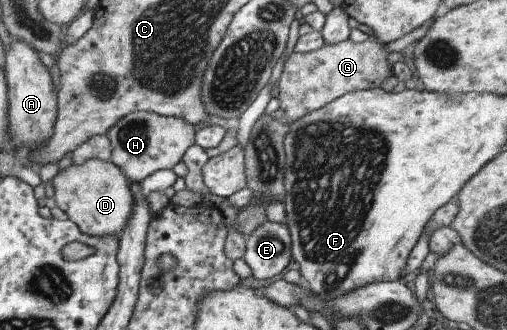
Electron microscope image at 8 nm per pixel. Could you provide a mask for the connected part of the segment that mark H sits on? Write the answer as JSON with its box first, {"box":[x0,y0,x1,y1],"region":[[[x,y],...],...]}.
{"box":[105,112,194,182],"region":[[[129,112],[111,126],[105,136],[110,144],[109,161],[130,182],[142,182],[146,176],[162,169],[172,169],[181,162],[184,151],[194,145],[194,128],[176,116],[162,116],[153,112]]]}

